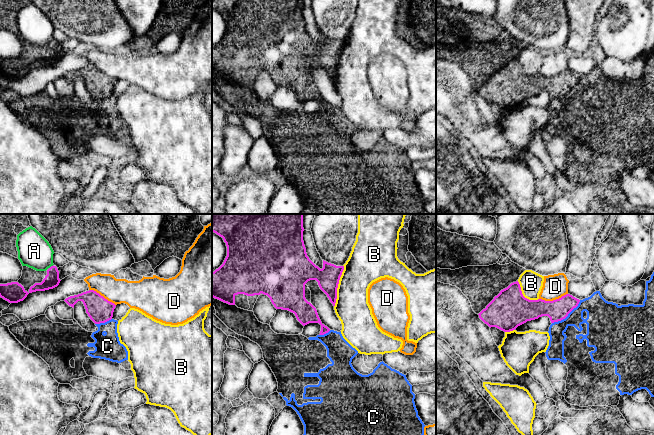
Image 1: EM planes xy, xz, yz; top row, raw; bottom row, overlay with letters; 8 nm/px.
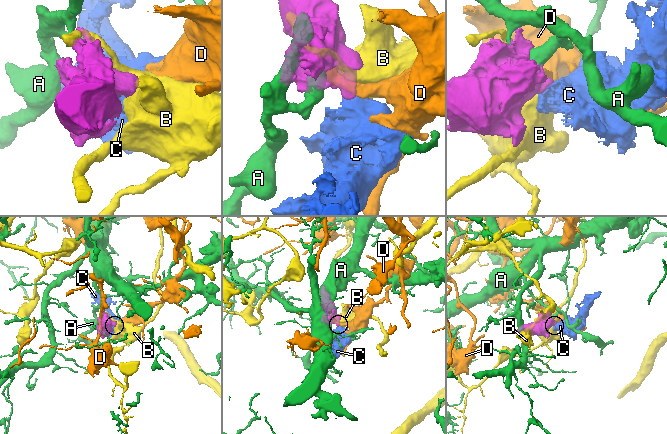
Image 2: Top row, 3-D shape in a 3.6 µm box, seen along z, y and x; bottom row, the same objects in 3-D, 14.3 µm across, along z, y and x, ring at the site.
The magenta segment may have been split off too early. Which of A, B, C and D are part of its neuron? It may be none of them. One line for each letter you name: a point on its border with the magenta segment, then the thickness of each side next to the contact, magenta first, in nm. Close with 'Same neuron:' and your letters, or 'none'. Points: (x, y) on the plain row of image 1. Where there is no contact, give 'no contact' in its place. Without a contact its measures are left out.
Same neuron: none

